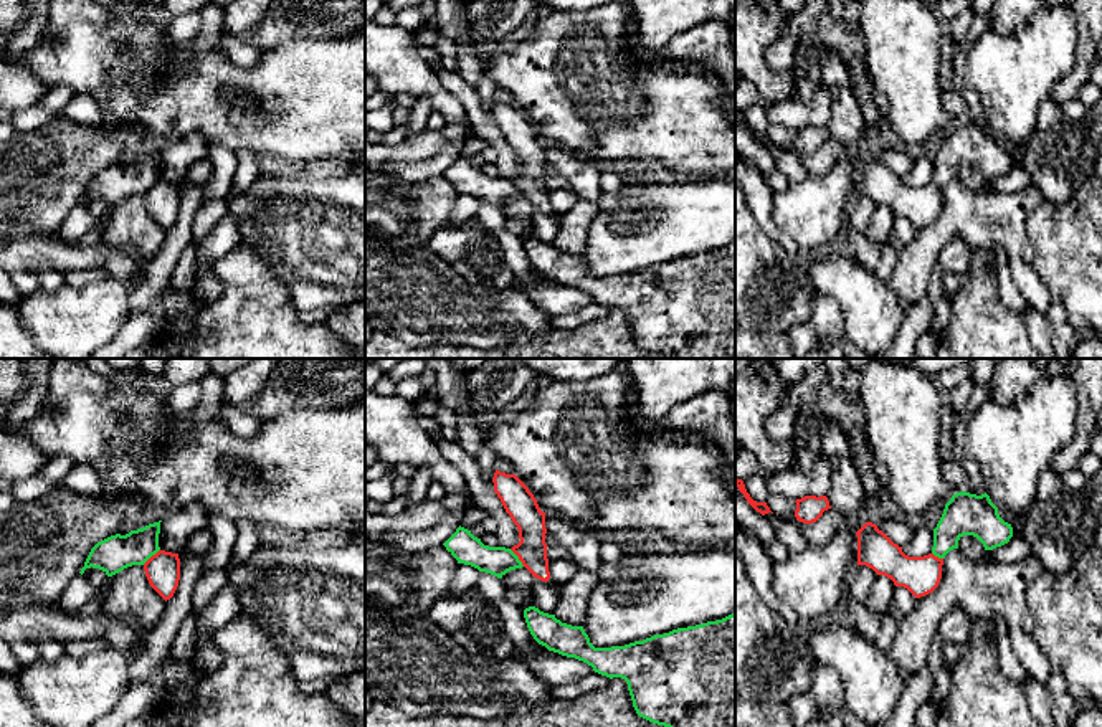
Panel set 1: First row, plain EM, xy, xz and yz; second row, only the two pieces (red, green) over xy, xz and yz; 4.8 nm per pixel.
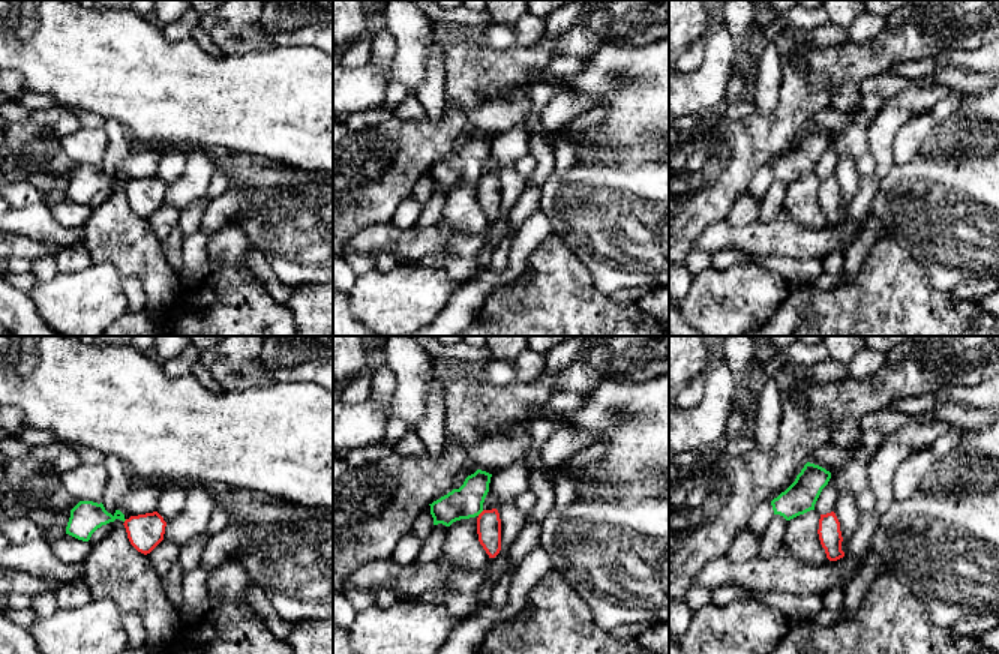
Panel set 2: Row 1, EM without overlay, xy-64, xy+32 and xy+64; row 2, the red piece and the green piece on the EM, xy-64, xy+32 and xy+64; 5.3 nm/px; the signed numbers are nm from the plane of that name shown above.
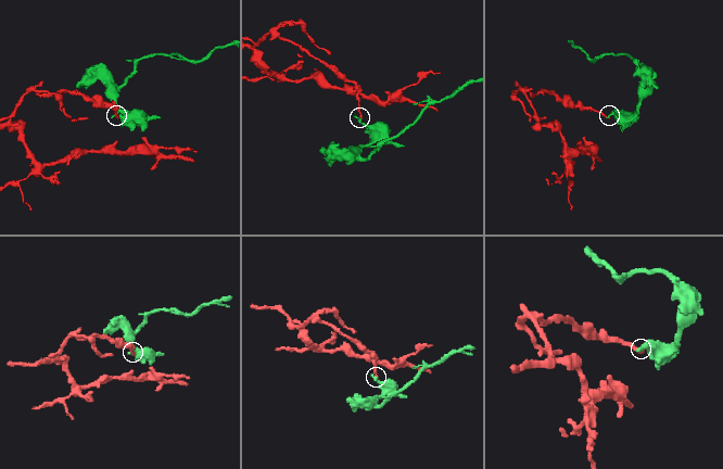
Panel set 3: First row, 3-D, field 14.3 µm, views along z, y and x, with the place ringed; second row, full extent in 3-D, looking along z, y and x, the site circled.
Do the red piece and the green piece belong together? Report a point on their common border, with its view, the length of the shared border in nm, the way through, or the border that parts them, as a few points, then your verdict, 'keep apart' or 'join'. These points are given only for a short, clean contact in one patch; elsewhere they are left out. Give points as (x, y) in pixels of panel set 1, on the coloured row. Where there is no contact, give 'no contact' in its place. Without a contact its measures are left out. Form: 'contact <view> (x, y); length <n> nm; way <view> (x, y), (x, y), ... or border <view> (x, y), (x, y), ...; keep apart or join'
contact xz (517, 555); length 120 nm; border xz (509, 549), (524, 565); keep apart

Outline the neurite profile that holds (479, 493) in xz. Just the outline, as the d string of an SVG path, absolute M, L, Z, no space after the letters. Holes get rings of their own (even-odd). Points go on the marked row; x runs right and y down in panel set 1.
M438 438L436 446L464 478L471 504L484 509L489 517L492 517L499 524L496 532L499 547L512 549L514 545L517 545L520 542L519 529L506 512L497 494L486 484L482 469L476 458L473 458L459 444L459 441Z

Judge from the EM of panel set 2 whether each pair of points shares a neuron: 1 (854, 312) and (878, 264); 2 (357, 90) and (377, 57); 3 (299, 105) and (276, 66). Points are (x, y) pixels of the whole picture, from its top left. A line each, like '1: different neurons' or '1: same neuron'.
1: same neuron
2: same neuron
3: same neuron

